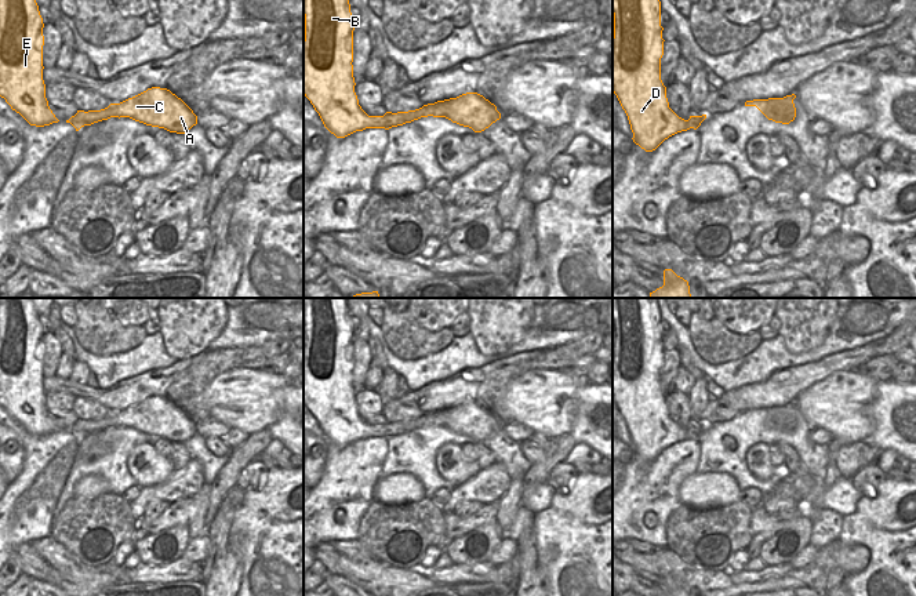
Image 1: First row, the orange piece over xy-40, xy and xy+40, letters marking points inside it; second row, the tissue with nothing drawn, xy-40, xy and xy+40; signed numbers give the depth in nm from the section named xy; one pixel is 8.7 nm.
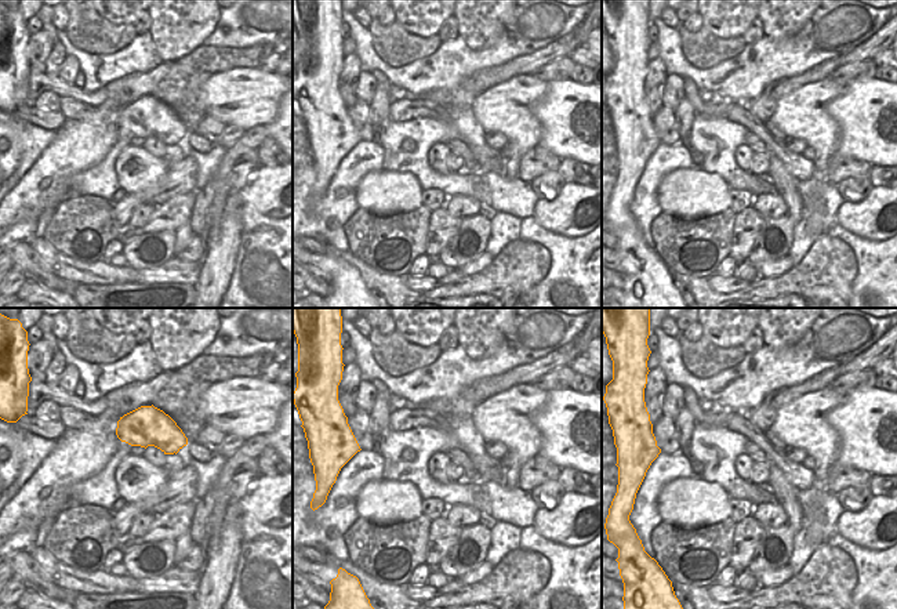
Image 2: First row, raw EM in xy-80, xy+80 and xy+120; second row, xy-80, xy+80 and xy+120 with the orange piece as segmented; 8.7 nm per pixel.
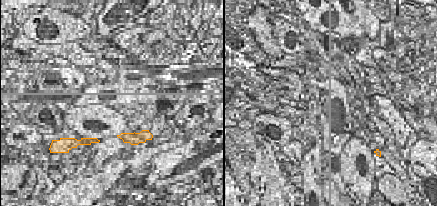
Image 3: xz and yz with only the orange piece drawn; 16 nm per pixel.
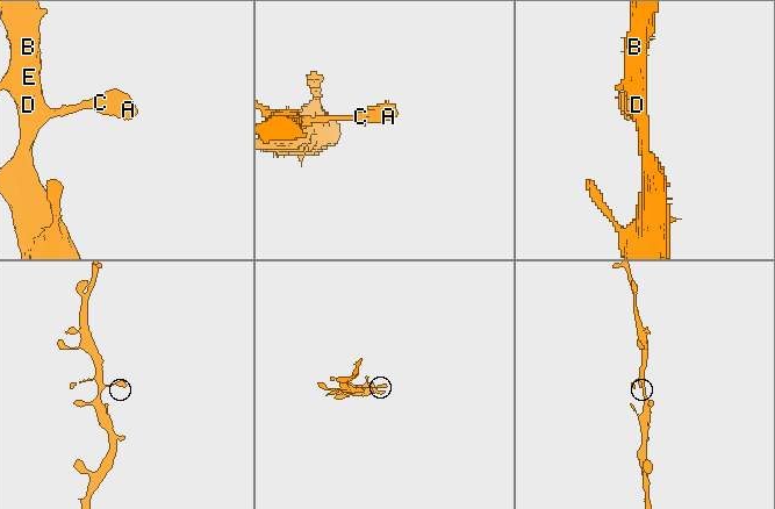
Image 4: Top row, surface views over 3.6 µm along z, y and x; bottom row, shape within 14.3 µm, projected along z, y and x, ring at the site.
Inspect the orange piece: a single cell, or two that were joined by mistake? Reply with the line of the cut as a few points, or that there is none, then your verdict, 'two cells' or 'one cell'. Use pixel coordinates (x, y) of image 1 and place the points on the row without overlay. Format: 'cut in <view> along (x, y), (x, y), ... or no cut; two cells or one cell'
no cut; one cell

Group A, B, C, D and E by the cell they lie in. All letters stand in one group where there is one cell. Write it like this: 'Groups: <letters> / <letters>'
Groups: A B C D E

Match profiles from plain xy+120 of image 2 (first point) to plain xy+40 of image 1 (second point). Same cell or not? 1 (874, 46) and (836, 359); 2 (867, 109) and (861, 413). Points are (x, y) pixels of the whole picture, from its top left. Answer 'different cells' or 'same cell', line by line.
1: same cell
2: different cells

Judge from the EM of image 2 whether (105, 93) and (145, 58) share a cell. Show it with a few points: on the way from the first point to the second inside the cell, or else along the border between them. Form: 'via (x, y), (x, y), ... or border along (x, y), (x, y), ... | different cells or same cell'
border along (158, 66), (113, 79), (97, 90) | different cells

